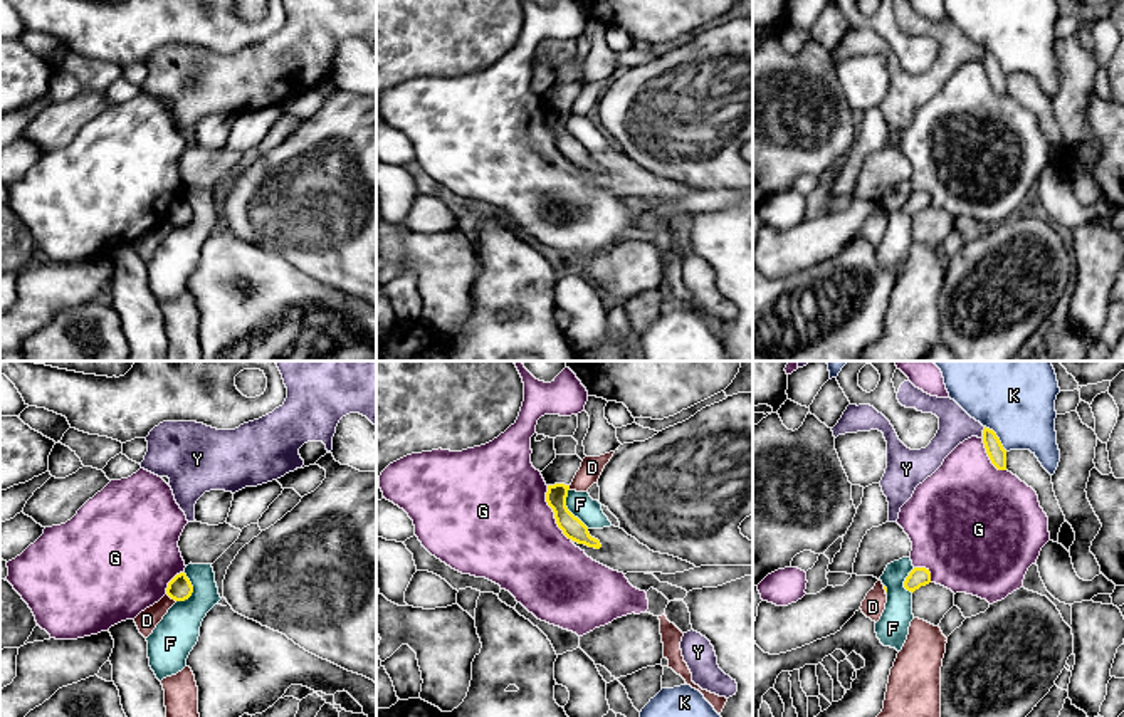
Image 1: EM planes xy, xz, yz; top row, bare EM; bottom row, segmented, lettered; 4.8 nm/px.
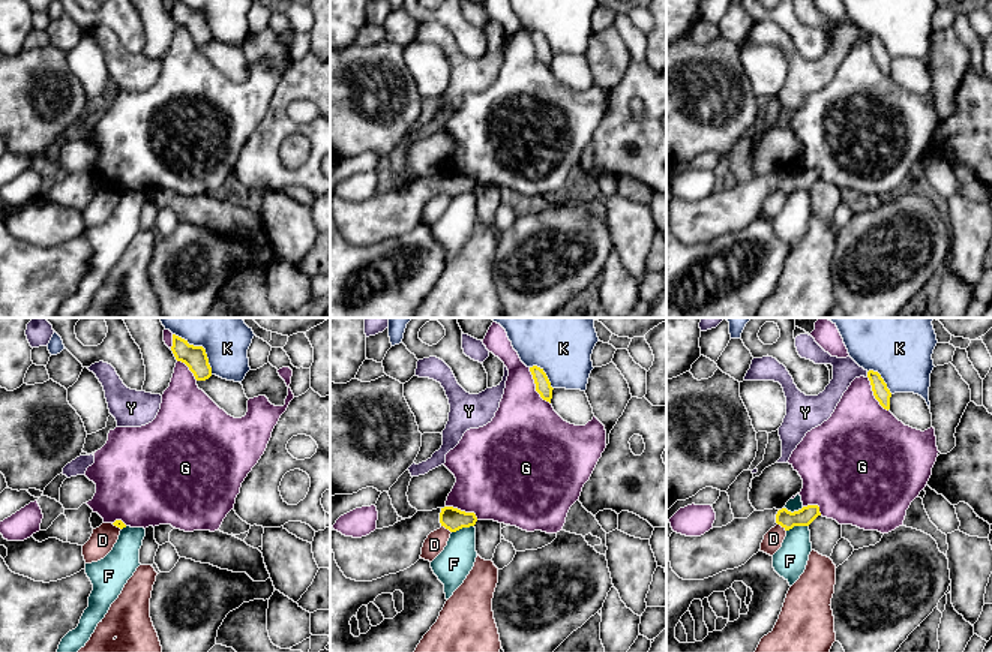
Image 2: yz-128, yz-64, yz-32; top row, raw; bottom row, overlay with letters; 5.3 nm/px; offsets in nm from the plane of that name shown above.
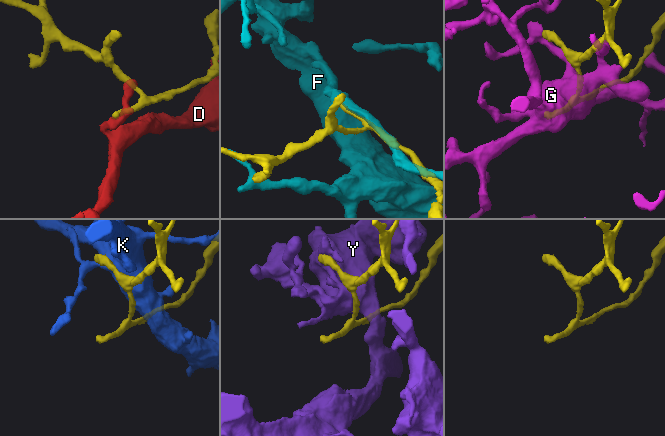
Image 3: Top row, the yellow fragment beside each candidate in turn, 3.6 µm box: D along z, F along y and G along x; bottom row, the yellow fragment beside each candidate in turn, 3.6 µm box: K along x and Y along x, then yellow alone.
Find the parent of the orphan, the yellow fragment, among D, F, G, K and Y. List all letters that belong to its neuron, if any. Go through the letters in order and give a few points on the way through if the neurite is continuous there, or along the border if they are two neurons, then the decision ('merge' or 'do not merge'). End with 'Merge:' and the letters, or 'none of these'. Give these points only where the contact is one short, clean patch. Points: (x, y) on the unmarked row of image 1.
D: do not merge
F: do not merge
G: do not merge
K: do not merge
Y: do not merge
Merge: none of these

